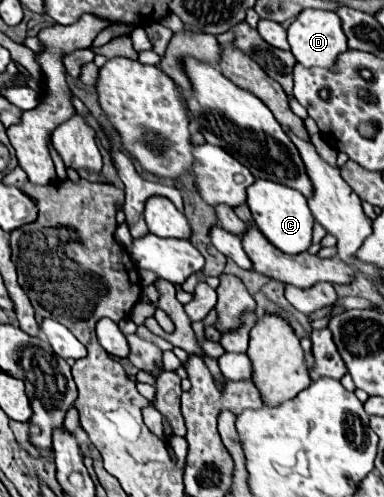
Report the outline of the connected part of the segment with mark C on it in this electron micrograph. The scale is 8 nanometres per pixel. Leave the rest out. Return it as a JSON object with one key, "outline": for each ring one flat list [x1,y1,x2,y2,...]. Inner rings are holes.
{"outline":[[255,178,255,182,247,188,247,204,251,208,257,228,265,234,265,238,273,246,277,246,279,250,287,254,299,254,309,248,315,218,309,212,307,198,301,192,269,182,269,180,263,180,263,178]]}

